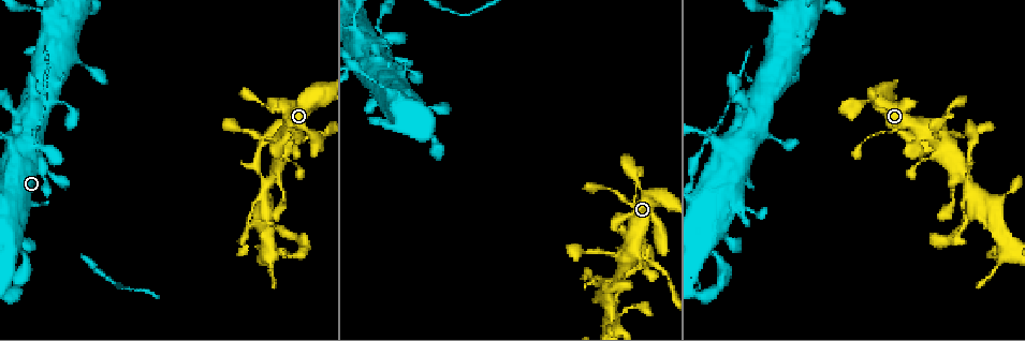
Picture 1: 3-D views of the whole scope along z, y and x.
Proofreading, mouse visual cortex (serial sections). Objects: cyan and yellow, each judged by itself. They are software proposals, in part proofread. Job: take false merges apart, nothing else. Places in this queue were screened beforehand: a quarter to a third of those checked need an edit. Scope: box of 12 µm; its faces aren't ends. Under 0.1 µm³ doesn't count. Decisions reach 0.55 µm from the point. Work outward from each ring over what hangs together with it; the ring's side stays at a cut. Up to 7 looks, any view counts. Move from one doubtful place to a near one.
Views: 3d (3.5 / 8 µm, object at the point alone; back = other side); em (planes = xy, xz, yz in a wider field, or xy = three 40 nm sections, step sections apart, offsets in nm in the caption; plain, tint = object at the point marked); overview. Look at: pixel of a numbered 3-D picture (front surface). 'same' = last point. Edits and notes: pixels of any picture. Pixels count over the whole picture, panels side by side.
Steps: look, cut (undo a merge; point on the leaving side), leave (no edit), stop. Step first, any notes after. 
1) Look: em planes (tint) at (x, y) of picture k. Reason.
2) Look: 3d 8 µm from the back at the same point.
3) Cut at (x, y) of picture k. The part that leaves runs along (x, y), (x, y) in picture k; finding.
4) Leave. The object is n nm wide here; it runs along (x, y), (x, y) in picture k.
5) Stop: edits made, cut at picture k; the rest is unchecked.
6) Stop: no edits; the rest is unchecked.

Look: 3d 8 µm from the back at (375, 60) of picture 1. Abrupt turn.

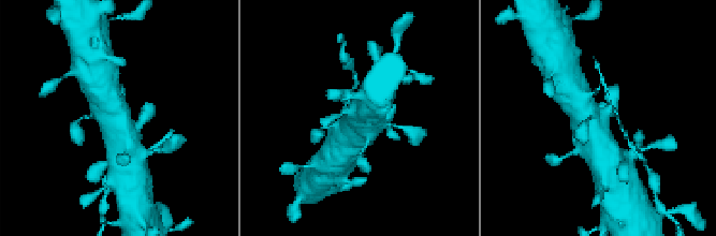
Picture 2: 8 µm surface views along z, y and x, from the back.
Look: em xy step 1 (tint) at (603, 113) of picture 2.

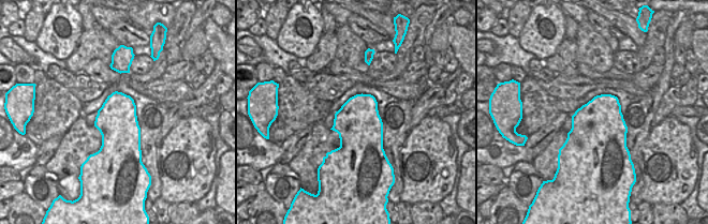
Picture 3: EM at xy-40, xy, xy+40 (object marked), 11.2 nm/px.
Cut at (620, 126) of picture 2. The part that leaves runs along (614, 108), (619, 127), (632, 148) in picture 2; two cells meet here.

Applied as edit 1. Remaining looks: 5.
Look: overview.

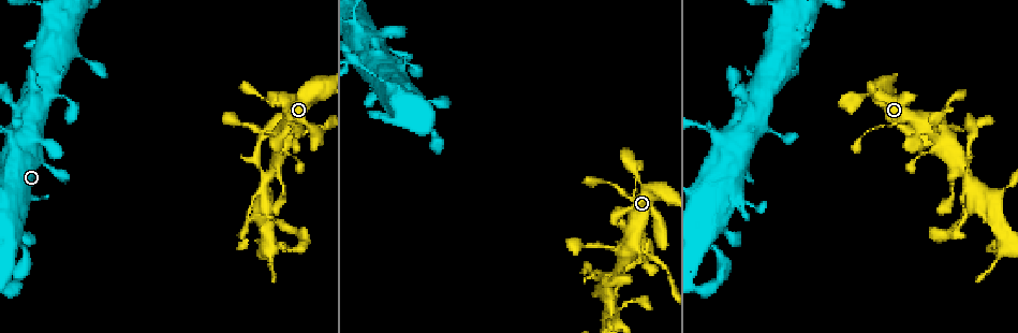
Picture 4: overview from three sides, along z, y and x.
Look: 3d 8 µm at (629, 247) of picture 4.

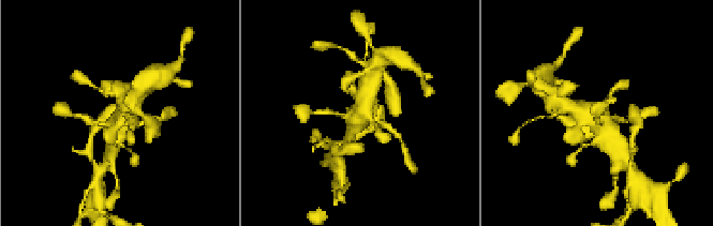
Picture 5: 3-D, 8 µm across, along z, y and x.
Look: em planes (tint) at (358, 111) of picture 5.

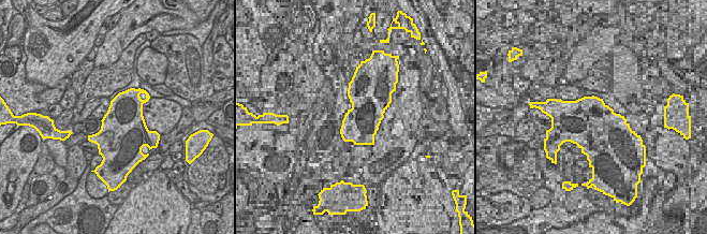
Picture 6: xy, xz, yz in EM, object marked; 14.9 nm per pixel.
Leave. It runs along (563, 106), (596, 120), (609, 137) in picture 5; continuous, no second cell.

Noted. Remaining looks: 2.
Look: 3d 3.5 µm at (260, 168) of picture 4. A narrow waist.

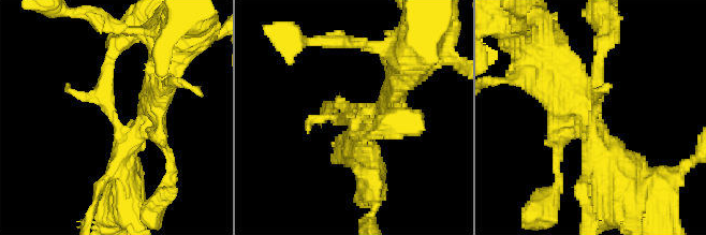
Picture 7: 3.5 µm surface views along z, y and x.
Leave. It runs along (578, 105), (594, 135), (603, 49) in picture 7; continuous, no second cell.

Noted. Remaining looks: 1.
Stop: edits made, cut at picture 2; the rest is unchecked.

